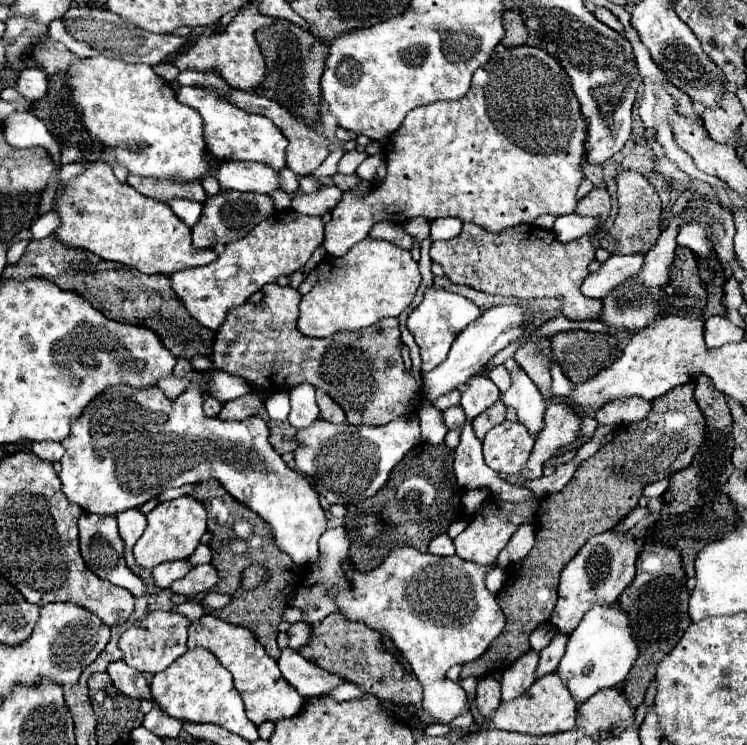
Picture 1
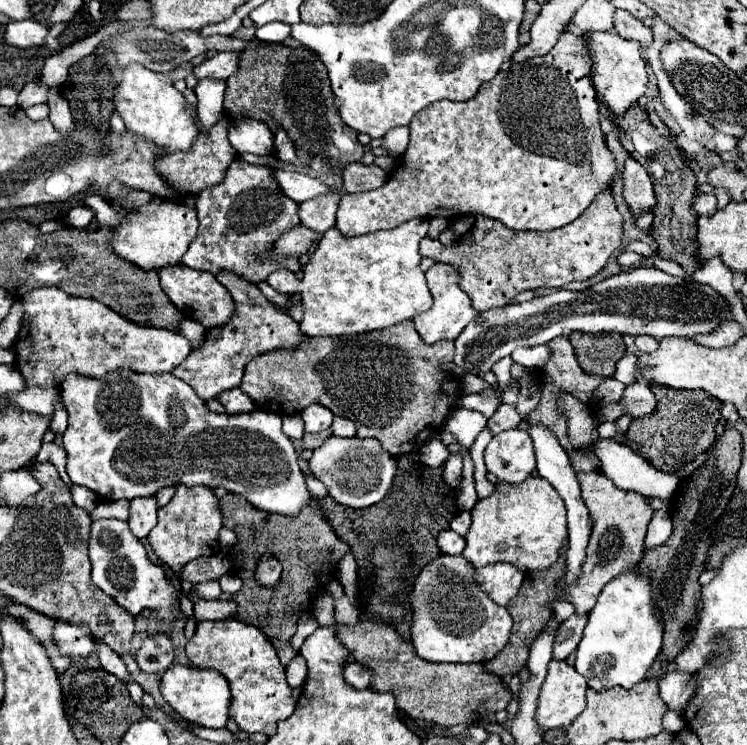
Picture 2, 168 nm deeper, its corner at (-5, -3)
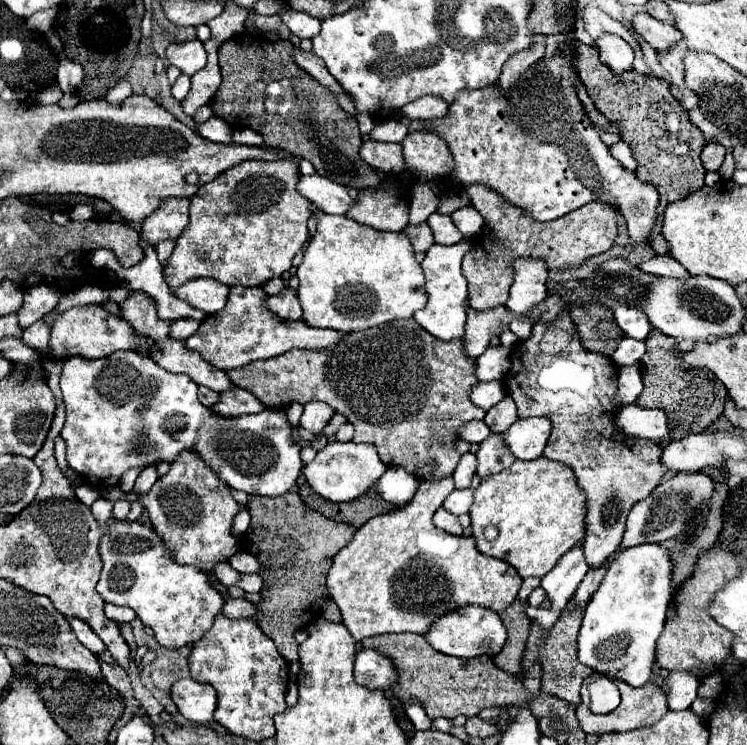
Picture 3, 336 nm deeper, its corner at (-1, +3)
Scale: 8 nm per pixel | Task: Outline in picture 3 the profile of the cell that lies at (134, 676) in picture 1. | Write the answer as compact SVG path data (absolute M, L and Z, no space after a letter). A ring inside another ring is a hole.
M69 620L69 624L71 624L73 632L77 634L79 642L85 644L91 652L95 652L95 654L103 654L103 652L107 650L107 646L103 644L103 640L89 628L89 624L85 624L83 620Z

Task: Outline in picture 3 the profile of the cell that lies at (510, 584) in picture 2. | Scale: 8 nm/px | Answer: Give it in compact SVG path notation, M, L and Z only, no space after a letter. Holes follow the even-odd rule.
M445 476L437 482L421 482L417 494L407 506L397 512L371 518L367 524L363 524L363 528L357 530L355 538L333 558L333 566L327 574L327 590L343 614L343 624L357 642L361 638L377 636L383 632L425 634L437 616L457 606L483 604L495 612L501 612L517 598L523 580L511 564L481 554L475 548L475 542L467 536L451 536L433 526L435 510L453 490L453 476Z

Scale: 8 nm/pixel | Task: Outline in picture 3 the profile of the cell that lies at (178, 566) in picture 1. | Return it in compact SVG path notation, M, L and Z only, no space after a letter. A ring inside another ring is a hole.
M217 562L211 570L213 570L215 578L217 578L223 586L235 586L237 580L239 580L239 572L235 572L229 562Z

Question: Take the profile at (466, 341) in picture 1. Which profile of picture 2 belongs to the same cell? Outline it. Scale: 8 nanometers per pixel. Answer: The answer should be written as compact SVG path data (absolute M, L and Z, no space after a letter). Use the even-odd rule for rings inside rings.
M653 266L625 268L581 292L561 288L529 302L507 304L477 314L455 340L453 362L469 374L481 374L519 346L547 344L557 336L569 336L573 330L619 332L631 336L649 334L657 340L667 336L693 338L713 332L727 320L731 320L729 302L711 286L669 276Z

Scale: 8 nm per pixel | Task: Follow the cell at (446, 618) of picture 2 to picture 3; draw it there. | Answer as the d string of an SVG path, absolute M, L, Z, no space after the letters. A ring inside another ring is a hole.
M467 604L459 610L451 610L443 616L439 616L429 632L425 634L425 640L437 650L447 656L459 656L459 658L475 658L475 656L495 656L503 648L507 638L505 626L497 612L479 606L479 604Z

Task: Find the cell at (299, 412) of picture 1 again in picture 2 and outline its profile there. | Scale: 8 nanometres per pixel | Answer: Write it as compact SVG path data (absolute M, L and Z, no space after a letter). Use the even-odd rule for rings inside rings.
M319 404L307 406L301 412L301 418L305 422L305 432L321 432L333 424L333 412L327 408L321 408Z

